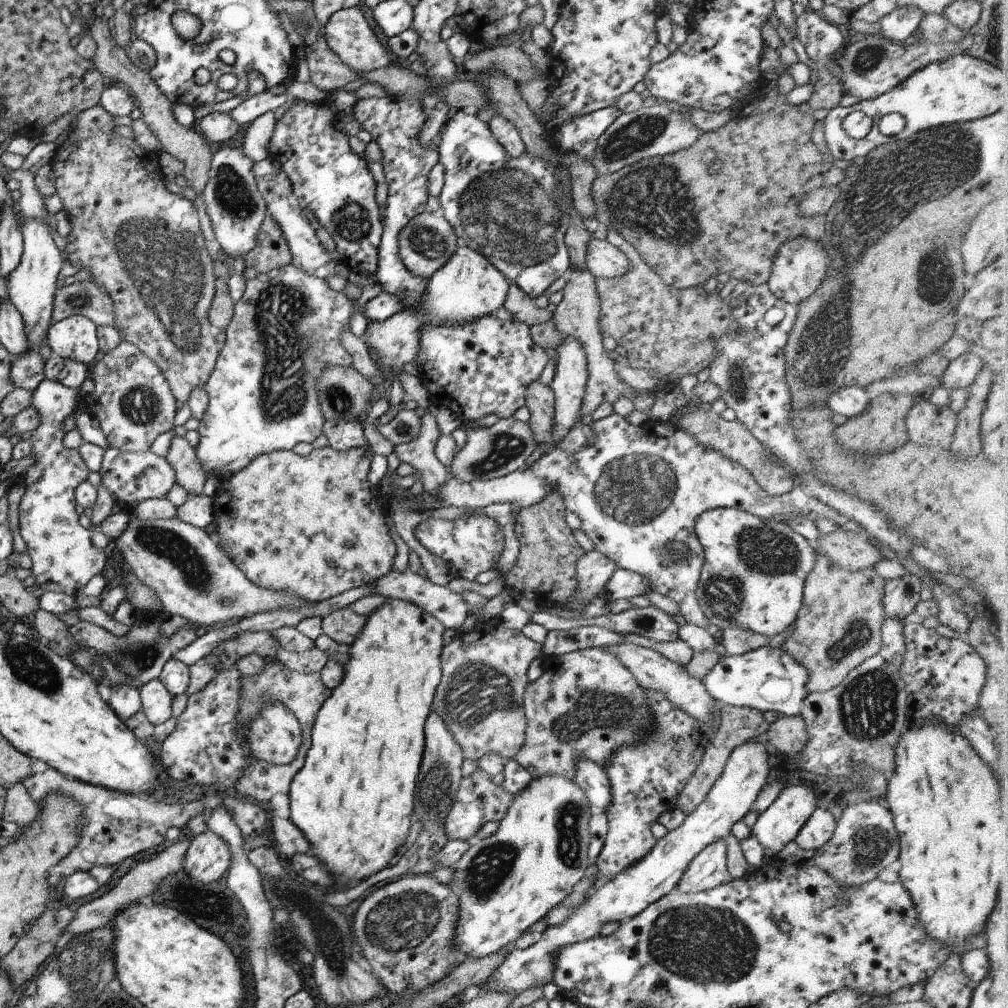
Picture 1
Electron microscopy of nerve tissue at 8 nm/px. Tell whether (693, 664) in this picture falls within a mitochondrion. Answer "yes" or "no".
no

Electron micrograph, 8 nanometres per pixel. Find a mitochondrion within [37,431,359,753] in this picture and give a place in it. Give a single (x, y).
(196, 572)

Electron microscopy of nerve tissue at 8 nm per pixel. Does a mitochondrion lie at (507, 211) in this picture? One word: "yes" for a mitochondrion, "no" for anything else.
yes

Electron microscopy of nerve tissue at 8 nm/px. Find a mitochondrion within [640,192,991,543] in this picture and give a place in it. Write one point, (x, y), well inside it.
(936, 277)

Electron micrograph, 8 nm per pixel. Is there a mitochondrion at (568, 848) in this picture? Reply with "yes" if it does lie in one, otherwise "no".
yes

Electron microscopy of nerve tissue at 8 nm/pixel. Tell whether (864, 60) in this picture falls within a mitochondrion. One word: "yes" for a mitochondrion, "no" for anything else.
yes

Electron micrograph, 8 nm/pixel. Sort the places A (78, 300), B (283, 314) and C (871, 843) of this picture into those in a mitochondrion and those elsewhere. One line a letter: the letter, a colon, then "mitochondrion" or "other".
A: mitochondrion
B: mitochondrion
C: mitochondrion

